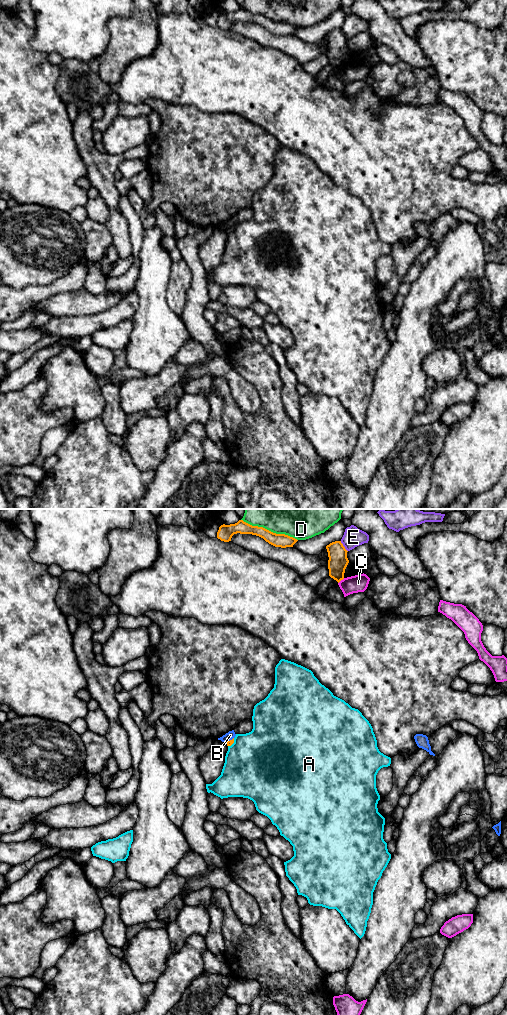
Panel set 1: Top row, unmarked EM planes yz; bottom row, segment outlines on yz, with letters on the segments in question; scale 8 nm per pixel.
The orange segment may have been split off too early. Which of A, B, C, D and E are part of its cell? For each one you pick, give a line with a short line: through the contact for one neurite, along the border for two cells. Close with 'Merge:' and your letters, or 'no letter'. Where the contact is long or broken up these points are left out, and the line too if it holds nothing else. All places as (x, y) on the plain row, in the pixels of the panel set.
Merge: no letter

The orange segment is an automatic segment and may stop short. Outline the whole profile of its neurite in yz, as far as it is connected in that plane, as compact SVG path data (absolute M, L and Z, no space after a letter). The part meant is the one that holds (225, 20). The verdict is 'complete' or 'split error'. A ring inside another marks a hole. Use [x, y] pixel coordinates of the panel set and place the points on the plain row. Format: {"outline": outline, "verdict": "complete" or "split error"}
{"outline": "M239 8L235 12L221 13L217 20L217 26L224 30L231 29L234 22L252 22L263 26L269 32L275 35L293 35L298 29L297 27L285 22L276 22L263 15L252 14L243 8Z", "verdict": "complete"}

